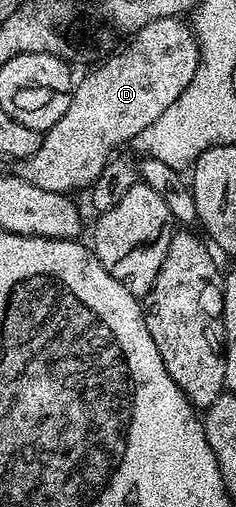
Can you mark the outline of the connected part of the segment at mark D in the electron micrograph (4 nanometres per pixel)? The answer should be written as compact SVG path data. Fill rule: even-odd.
M175 16L158 18L142 26L142 30L138 30L135 37L125 44L128 45L121 52L113 51L113 56L105 64L98 65L81 80L79 77L66 114L43 133L44 141L39 150L19 165L18 175L26 182L42 186L42 190L65 194L75 193L75 188L91 189L93 182L119 149L116 147L123 140L132 140L135 136L143 137L152 124L162 118L162 110L166 110L166 106L174 103L182 90L190 86L200 65L200 44L196 41L195 32L183 19Z

